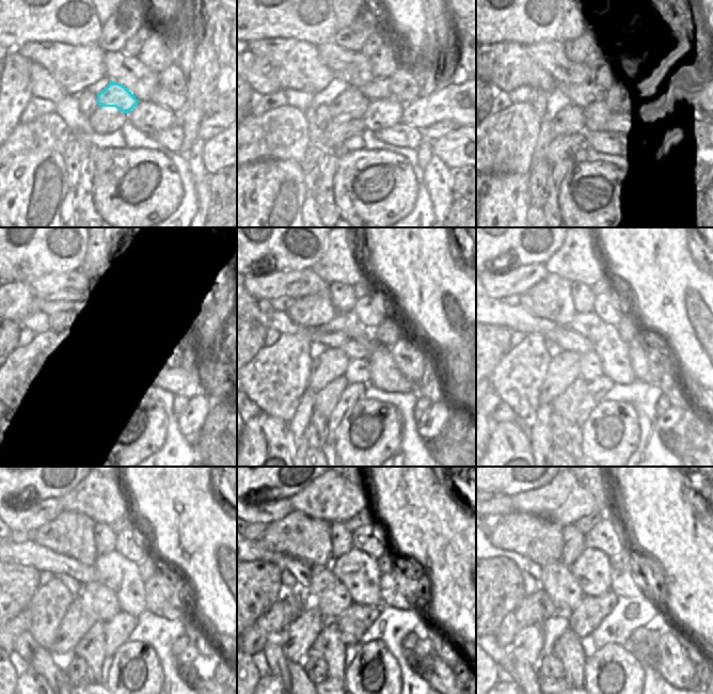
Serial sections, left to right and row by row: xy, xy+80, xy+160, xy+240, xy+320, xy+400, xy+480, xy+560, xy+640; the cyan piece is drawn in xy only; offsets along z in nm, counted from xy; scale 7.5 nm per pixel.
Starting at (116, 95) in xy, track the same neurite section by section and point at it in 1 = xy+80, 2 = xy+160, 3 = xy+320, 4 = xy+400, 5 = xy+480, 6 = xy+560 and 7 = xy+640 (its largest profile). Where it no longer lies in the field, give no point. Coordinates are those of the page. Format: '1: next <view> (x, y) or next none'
1: next xy+80 (351, 103)
2: next xy+160 (572, 115)
3: next xy+320 (332, 363)
4: next xy+400 (564, 368)
5: next xy+480 (79, 617)
6: next xy+560 (297, 640)
7: next xy+640 (526, 646)

